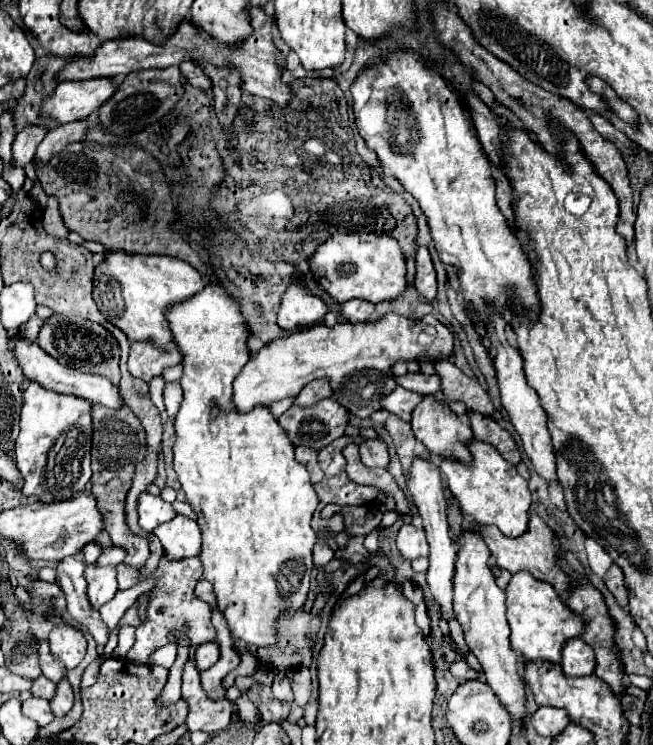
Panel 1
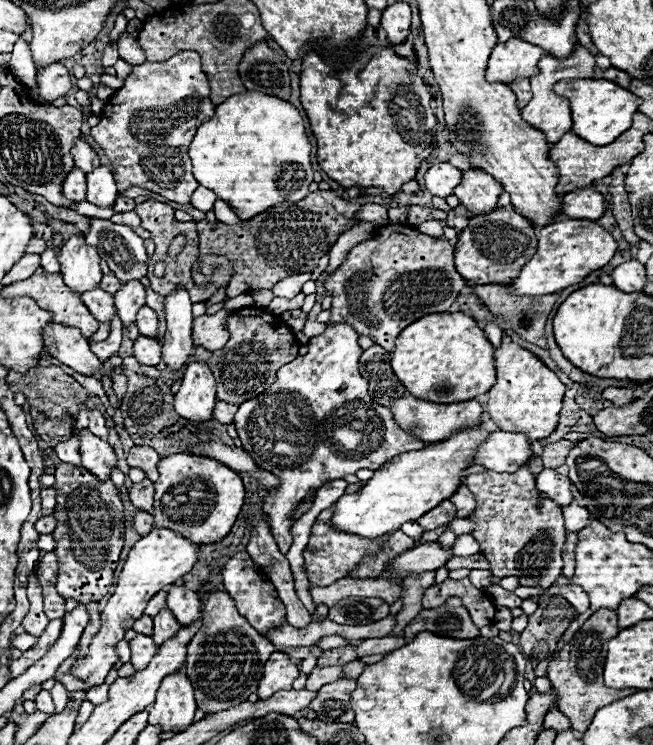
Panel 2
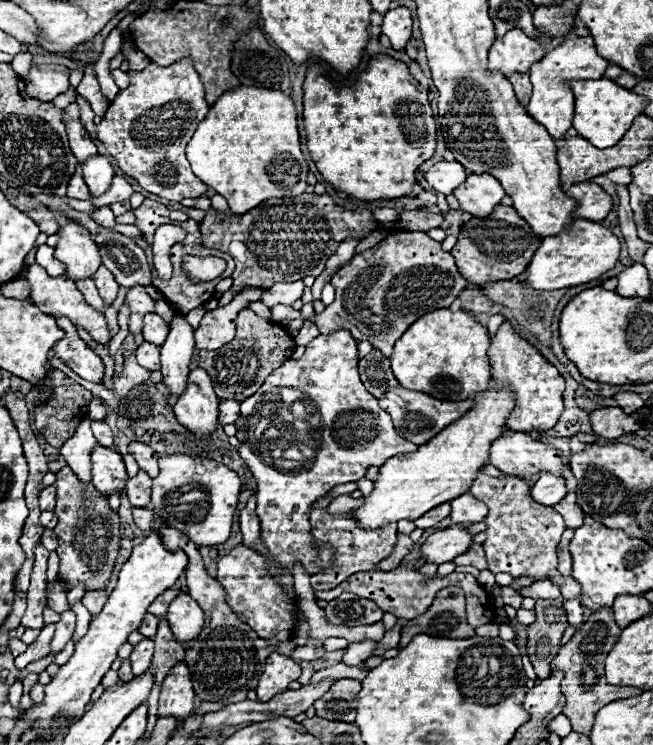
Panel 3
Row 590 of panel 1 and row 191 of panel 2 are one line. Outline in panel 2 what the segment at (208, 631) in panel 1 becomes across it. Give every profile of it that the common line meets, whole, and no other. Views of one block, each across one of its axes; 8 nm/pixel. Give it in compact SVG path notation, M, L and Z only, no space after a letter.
M184 50L166 62L134 66L124 86L106 102L100 124L92 128L92 136L110 158L118 188L140 186L166 200L190 204L190 196L200 184L192 176L188 144L198 126L212 116L214 104L210 102L210 86L202 72L200 56L192 50Z

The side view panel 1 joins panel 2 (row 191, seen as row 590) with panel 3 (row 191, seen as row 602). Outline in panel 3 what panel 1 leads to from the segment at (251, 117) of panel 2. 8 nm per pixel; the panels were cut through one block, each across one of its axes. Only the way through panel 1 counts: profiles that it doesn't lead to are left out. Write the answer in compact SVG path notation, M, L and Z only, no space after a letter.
M236 86L224 92L212 106L206 118L198 124L190 144L186 146L186 156L192 164L194 174L222 194L234 214L244 214L264 202L266 198L298 196L306 188L308 164L300 150L300 136L296 126L294 100L278 90L258 88L258 86Z

